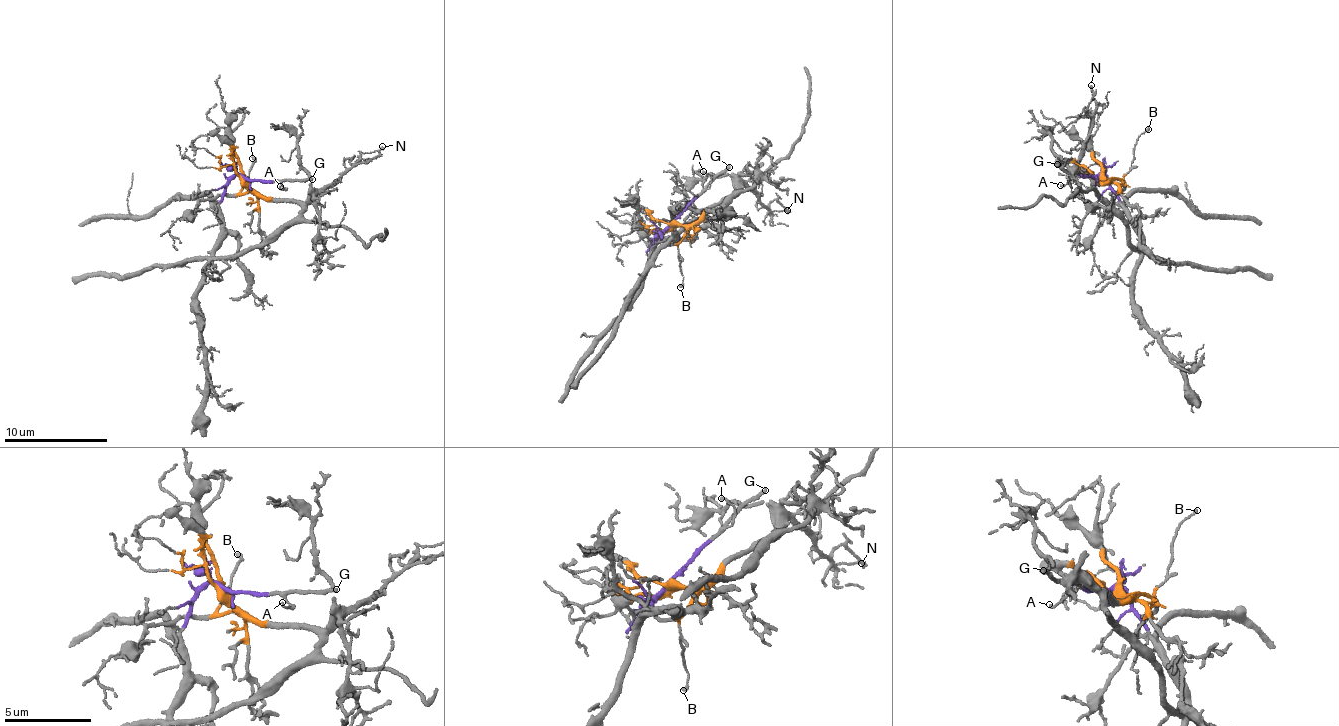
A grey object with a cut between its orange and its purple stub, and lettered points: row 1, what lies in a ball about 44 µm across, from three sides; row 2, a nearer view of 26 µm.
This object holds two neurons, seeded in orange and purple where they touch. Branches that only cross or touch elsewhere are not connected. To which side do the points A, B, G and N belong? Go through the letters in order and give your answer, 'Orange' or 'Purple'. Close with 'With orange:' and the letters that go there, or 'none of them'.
A: Purple
B: Orange
G: Purple
N: Orange
With orange: B, N

